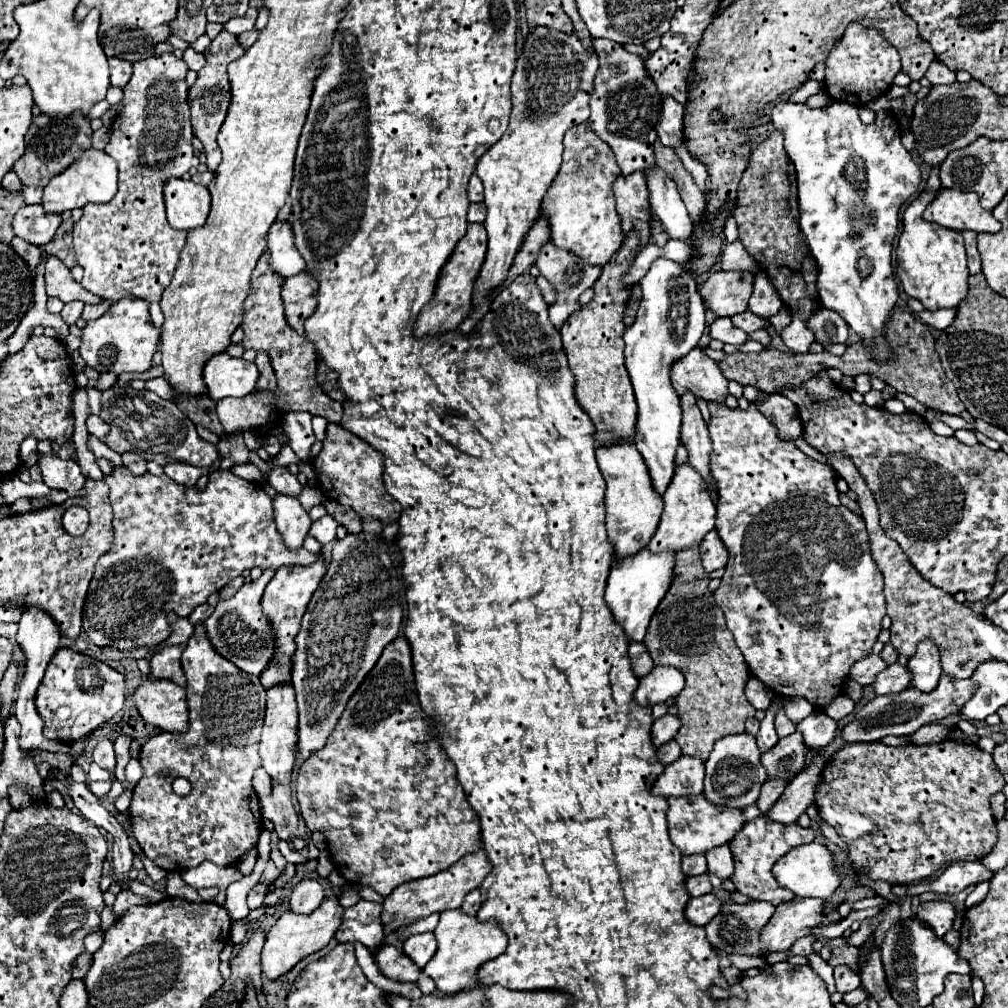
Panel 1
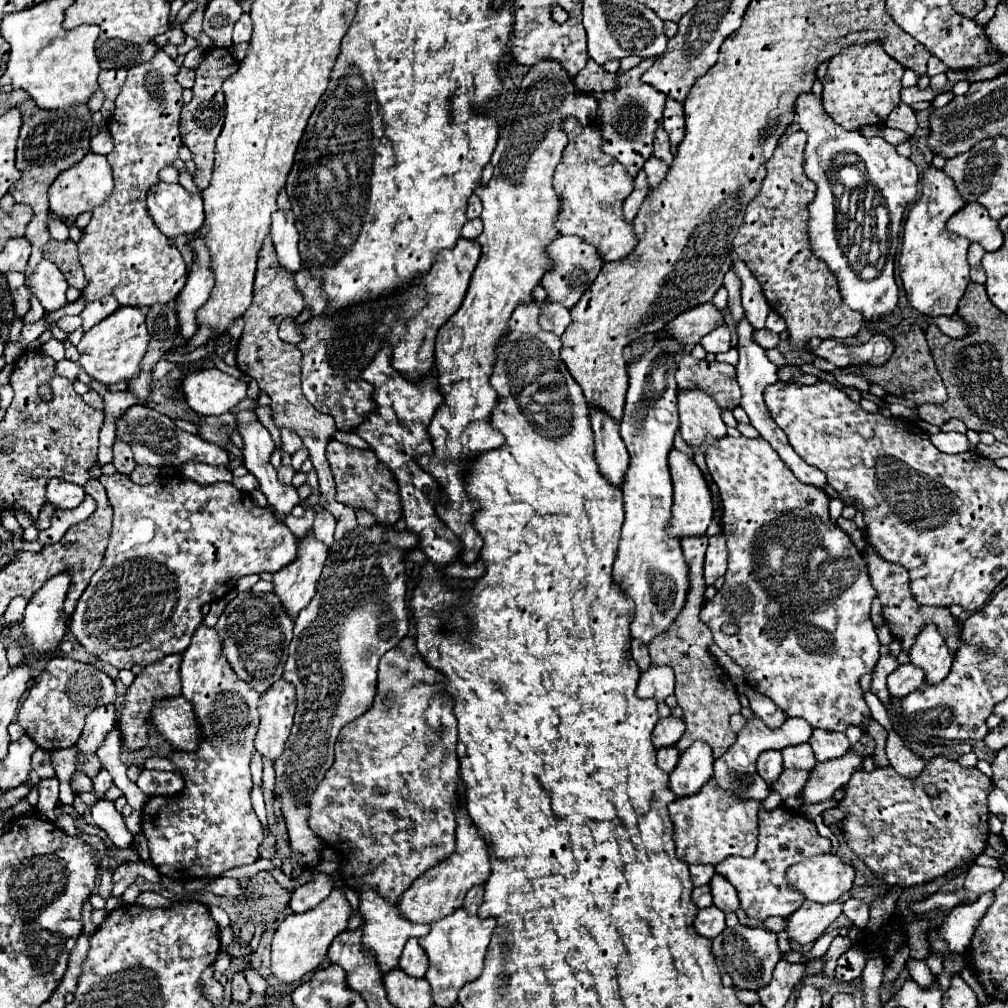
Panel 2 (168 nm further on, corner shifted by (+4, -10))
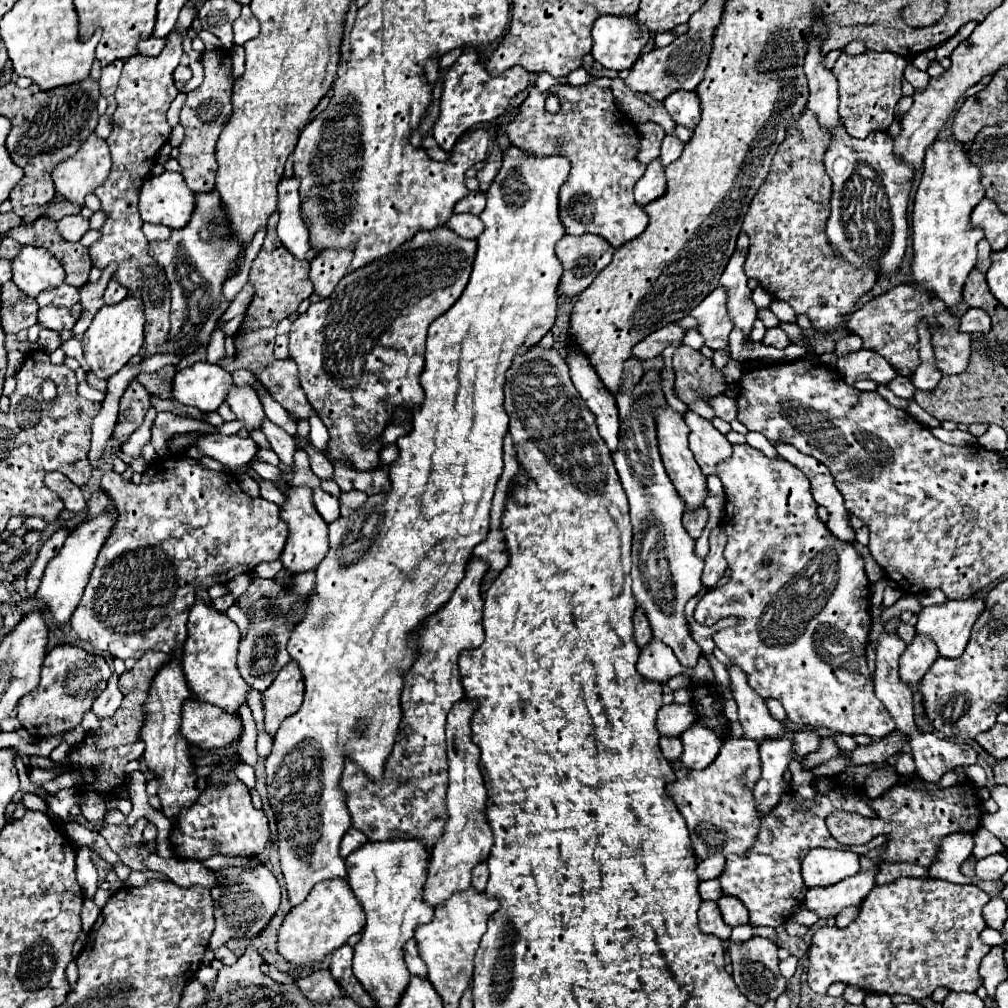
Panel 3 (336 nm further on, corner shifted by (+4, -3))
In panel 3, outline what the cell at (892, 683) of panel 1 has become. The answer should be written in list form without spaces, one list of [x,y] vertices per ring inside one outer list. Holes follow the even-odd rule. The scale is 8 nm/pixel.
[[[915,636],[915,640],[901,654],[899,676],[905,684],[915,688],[915,684],[923,678],[923,674],[931,668],[931,664],[939,658],[935,644],[925,636]]]

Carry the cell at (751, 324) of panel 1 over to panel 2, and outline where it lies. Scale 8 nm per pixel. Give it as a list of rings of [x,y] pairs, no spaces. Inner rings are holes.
[[[761,329],[761,331],[755,331],[755,341],[763,347],[763,349],[773,349],[779,345],[779,335],[769,331],[769,329]]]

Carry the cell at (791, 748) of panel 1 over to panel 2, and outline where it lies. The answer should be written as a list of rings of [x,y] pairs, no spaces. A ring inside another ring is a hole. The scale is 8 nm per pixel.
[[[809,743],[793,745],[781,751],[783,753],[783,767],[797,767],[797,769],[813,769],[817,765],[817,759],[813,755],[813,749]]]

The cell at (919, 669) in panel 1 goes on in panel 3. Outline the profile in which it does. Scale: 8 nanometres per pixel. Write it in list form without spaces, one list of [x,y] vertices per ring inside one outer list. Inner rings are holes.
[[[983,598],[947,600],[941,606],[929,606],[919,612],[917,634],[931,638],[939,656],[959,658],[967,646],[971,626],[983,610]]]

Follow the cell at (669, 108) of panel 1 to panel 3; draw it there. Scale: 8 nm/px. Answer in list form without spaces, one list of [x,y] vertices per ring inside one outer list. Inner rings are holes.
[[[677,90],[675,94],[669,94],[663,100],[667,112],[671,114],[671,118],[675,120],[675,124],[681,124],[689,130],[693,130],[699,122],[699,98],[695,92],[685,92],[685,90]]]

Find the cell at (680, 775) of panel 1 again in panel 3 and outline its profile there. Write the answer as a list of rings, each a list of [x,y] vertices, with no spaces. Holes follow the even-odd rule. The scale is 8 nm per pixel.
[[[691,726],[681,736],[683,742],[683,756],[681,762],[687,766],[687,770],[701,770],[703,766],[709,766],[711,760],[717,758],[719,748],[723,740],[705,726]]]

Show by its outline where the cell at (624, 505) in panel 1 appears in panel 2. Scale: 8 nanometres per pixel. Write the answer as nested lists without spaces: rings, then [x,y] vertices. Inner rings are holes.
[[[589,409],[591,427],[595,433],[595,459],[601,475],[613,485],[621,487],[623,473],[629,465],[629,453],[619,437],[619,423],[613,421],[603,409]]]

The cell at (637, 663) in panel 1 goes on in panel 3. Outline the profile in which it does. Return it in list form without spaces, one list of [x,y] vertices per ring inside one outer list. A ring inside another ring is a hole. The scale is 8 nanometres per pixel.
[[[641,608],[635,610],[633,622],[635,622],[635,642],[637,642],[639,648],[643,648],[643,646],[647,646],[653,640],[653,634],[651,634],[649,622],[647,622],[647,618],[645,618],[645,614],[643,614]]]

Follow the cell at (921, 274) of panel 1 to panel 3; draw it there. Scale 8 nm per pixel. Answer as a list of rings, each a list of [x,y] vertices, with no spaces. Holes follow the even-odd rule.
[[[955,140],[933,142],[925,152],[923,176],[915,194],[913,206],[913,282],[943,300],[947,308],[955,308],[961,302],[961,290],[977,262],[977,242],[985,236],[981,228],[969,224],[971,210],[985,196],[981,186],[981,172],[969,164],[967,150]]]

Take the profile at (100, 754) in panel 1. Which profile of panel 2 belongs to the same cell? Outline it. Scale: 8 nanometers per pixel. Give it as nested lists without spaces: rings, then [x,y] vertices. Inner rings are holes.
[[[99,771],[99,775],[93,779],[93,791],[95,791],[95,795],[97,795],[99,799],[103,799],[105,791],[107,791],[111,785],[113,785],[113,779],[111,779],[111,775],[109,775],[107,771]]]

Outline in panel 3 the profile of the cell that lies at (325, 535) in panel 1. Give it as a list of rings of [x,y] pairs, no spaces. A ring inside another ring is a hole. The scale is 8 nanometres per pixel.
[[[315,488],[313,490],[313,502],[315,502],[317,512],[323,516],[323,520],[327,524],[331,524],[333,520],[339,518],[339,500],[333,498],[331,494],[323,492],[321,488]]]

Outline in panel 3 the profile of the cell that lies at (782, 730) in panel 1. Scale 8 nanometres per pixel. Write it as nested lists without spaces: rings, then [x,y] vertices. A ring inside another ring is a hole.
[[[767,698],[765,704],[767,704],[767,708],[769,708],[769,712],[771,712],[771,716],[773,716],[775,720],[785,720],[785,718],[787,718],[787,716],[785,716],[785,710],[783,710],[783,706],[781,706],[779,700]]]

